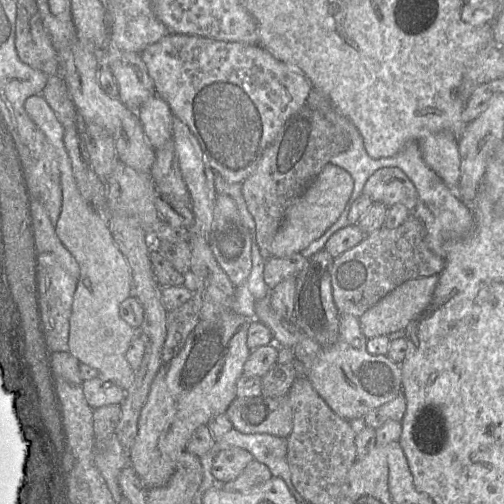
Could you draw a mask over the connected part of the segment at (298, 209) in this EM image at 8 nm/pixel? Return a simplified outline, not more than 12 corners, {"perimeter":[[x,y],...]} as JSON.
{"perimeter":[[325,165],[286,211],[271,256],[301,253],[341,216],[349,172]]}

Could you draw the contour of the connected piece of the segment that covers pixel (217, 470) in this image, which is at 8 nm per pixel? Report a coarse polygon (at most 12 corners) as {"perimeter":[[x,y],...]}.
{"perimeter":[[240,447],[221,450],[212,475],[219,485],[238,478],[253,460]]}

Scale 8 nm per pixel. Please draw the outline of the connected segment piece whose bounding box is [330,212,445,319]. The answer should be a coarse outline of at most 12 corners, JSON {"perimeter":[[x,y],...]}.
{"perimeter":[[412,212],[336,257],[340,314],[360,318],[402,283],[443,257]]}

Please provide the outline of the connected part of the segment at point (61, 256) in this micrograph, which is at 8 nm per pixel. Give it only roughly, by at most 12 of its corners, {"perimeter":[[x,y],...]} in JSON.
{"perimeter":[[30,200],[36,260],[50,252],[78,279],[79,265],[42,204]]}

